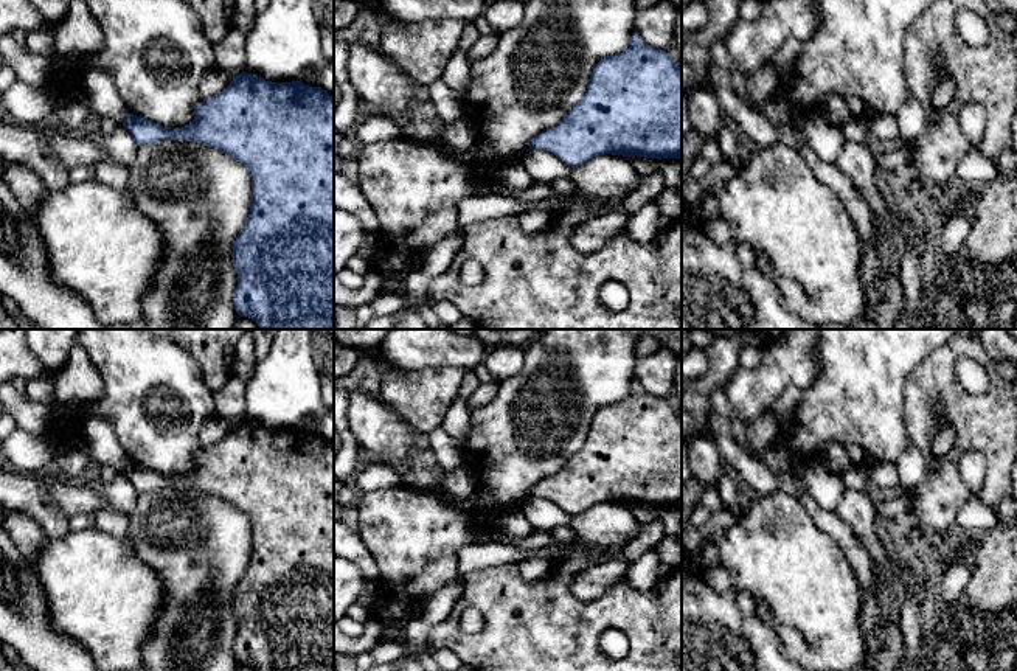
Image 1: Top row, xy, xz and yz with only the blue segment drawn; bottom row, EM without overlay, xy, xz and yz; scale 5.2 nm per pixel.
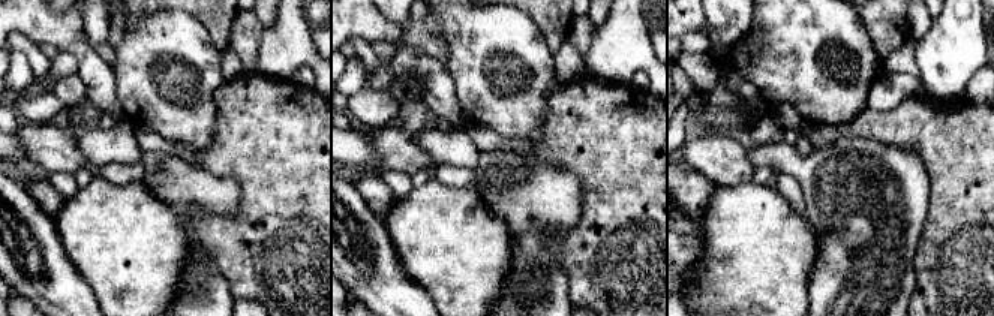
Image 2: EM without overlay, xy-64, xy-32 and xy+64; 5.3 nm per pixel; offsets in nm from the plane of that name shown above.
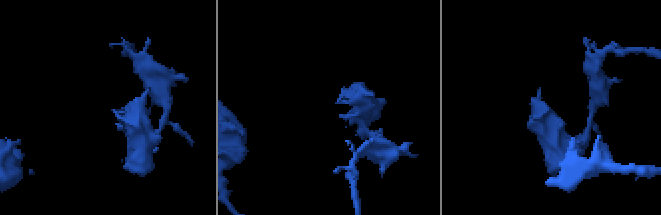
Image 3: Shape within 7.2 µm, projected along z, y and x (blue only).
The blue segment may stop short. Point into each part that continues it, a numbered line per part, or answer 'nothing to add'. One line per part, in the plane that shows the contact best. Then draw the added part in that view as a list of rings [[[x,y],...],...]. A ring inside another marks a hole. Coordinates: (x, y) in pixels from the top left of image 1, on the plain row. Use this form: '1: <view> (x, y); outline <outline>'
nothing to add

